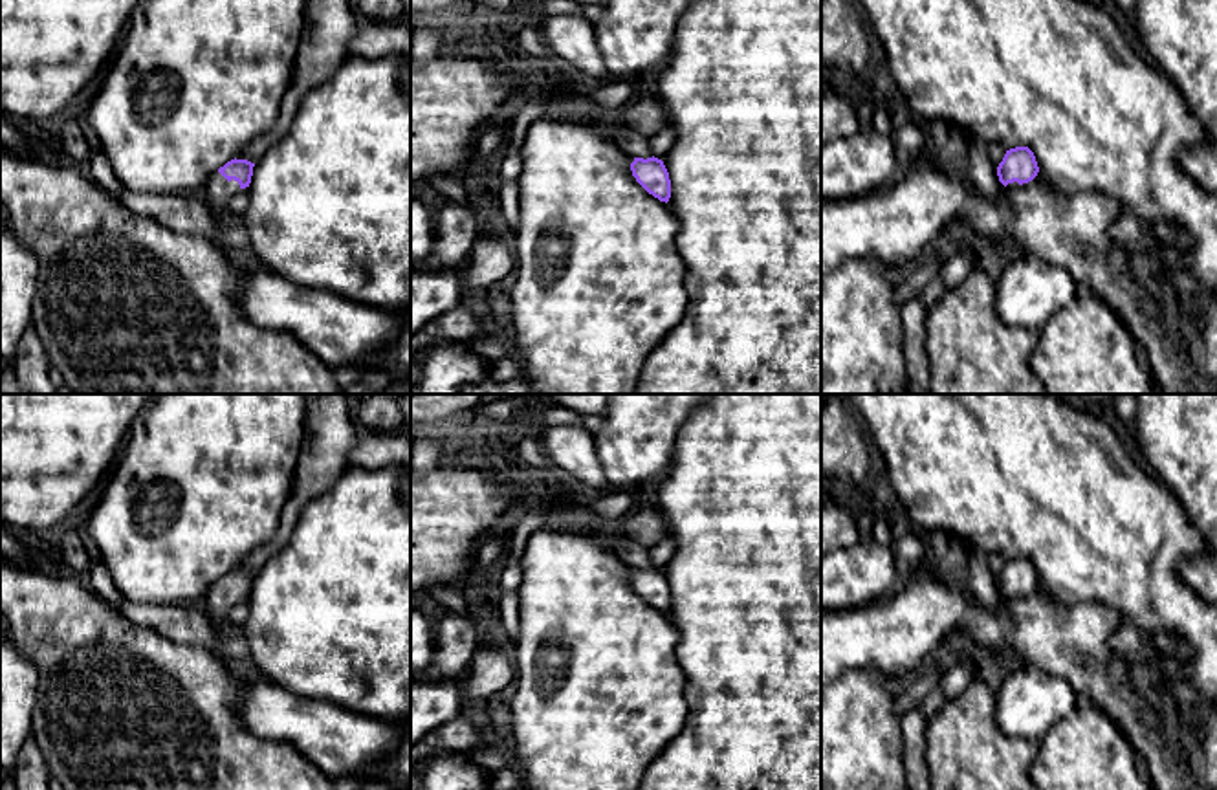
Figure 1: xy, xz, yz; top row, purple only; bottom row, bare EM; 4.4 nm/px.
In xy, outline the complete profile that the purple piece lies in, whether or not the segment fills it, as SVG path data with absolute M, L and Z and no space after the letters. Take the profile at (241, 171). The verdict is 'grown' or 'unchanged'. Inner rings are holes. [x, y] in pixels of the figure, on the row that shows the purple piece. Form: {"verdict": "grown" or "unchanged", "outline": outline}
{"verdict": "grown", "outline": "M231 159L211 174L202 192L203 200L218 211L240 191L249 187L255 163L247 159Z"}

